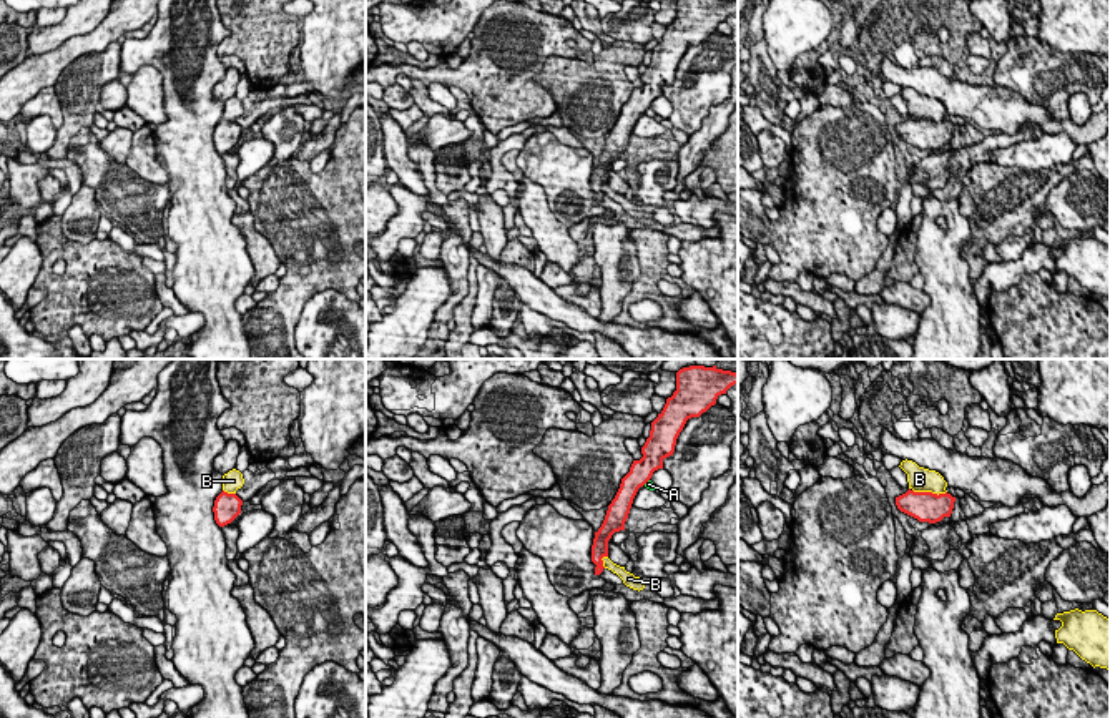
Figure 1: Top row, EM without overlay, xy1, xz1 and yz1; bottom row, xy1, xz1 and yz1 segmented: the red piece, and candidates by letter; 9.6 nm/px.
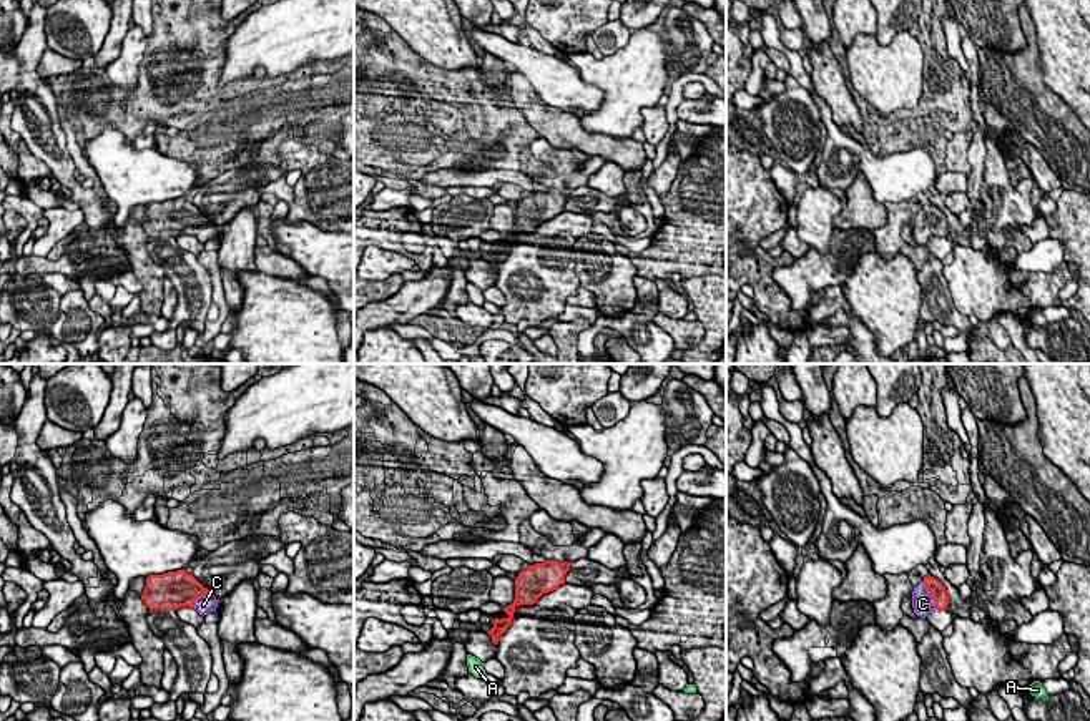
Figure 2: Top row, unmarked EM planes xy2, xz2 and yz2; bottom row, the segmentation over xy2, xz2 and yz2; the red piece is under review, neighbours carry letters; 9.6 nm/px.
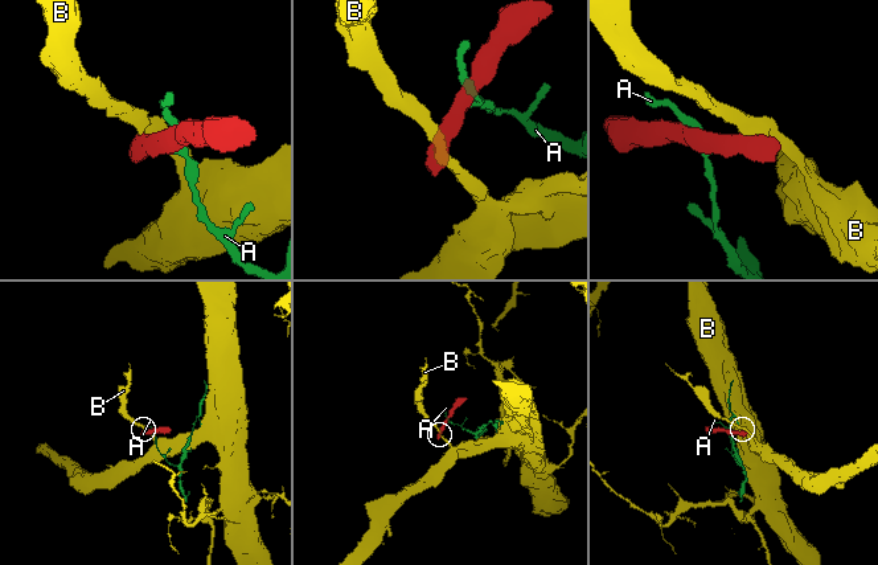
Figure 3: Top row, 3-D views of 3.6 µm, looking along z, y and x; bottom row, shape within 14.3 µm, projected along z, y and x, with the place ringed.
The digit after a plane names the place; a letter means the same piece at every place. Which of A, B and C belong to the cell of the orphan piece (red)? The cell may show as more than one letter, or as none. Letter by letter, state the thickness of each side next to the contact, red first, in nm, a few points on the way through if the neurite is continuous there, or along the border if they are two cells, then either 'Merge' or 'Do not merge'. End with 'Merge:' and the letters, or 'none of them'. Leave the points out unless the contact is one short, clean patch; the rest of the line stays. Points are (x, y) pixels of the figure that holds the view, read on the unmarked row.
A: Thickness 220 nm (red) against 70 nm. Boundary: xz1 (648, 107), (643, 112). Do not merge
B: Thickness 280 nm (red) against 240 nm. Boundary: yz1 (913, 117), (946, 120). Do not merge
C: Thickness 160 nm (red) against 220 nm. Path across: yz2 (934, 215), (929, 221), (923, 231). Merge
Merge: C

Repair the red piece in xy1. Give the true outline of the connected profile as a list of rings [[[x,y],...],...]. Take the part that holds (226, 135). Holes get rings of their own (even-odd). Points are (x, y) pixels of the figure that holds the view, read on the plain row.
[[[221,120],[214,128],[214,148],[219,155],[231,151],[241,141],[243,128],[236,121]]]

